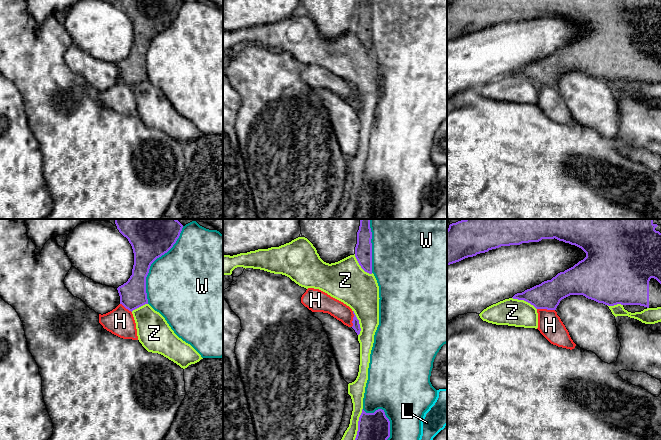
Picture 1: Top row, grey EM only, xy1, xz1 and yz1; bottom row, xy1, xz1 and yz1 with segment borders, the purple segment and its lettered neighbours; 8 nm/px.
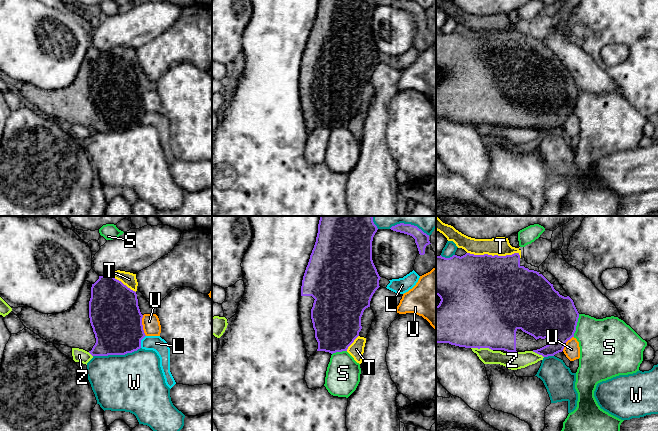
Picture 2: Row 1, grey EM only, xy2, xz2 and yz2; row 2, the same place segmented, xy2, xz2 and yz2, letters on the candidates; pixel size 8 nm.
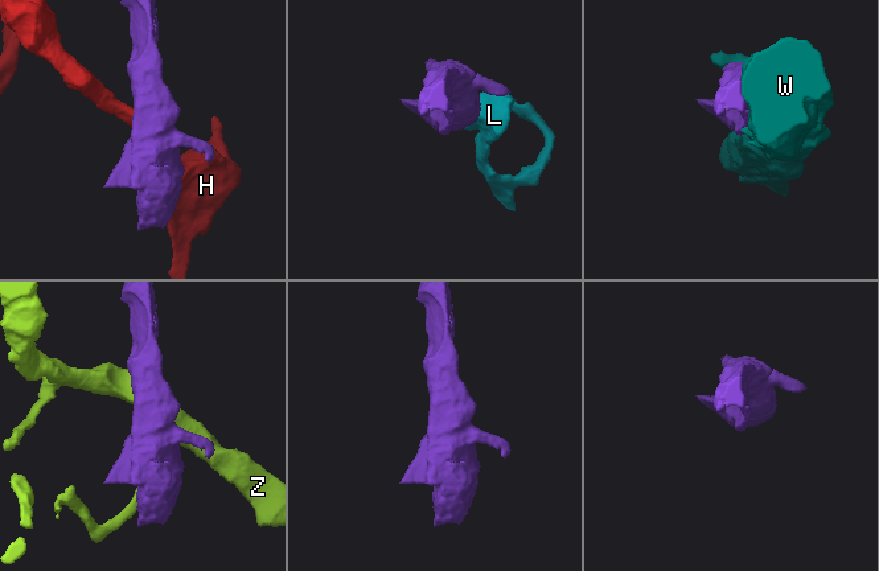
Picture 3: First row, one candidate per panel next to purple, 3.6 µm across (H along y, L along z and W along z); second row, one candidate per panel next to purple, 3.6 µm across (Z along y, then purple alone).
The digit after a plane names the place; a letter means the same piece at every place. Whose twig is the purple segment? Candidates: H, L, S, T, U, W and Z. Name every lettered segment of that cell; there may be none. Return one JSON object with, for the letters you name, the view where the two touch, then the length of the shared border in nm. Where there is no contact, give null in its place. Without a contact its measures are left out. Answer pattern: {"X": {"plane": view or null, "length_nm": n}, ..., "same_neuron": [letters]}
{"same_neuron": []}

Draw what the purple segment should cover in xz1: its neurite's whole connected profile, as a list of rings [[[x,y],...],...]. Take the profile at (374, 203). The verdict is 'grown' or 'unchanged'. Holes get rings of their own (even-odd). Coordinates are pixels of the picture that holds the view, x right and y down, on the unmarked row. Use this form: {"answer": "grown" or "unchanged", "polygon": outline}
{"answer": "unchanged", "polygon": [[[384,186],[374,189],[362,189],[358,197],[358,207],[354,219],[388,219],[390,213],[390,197]]]}

